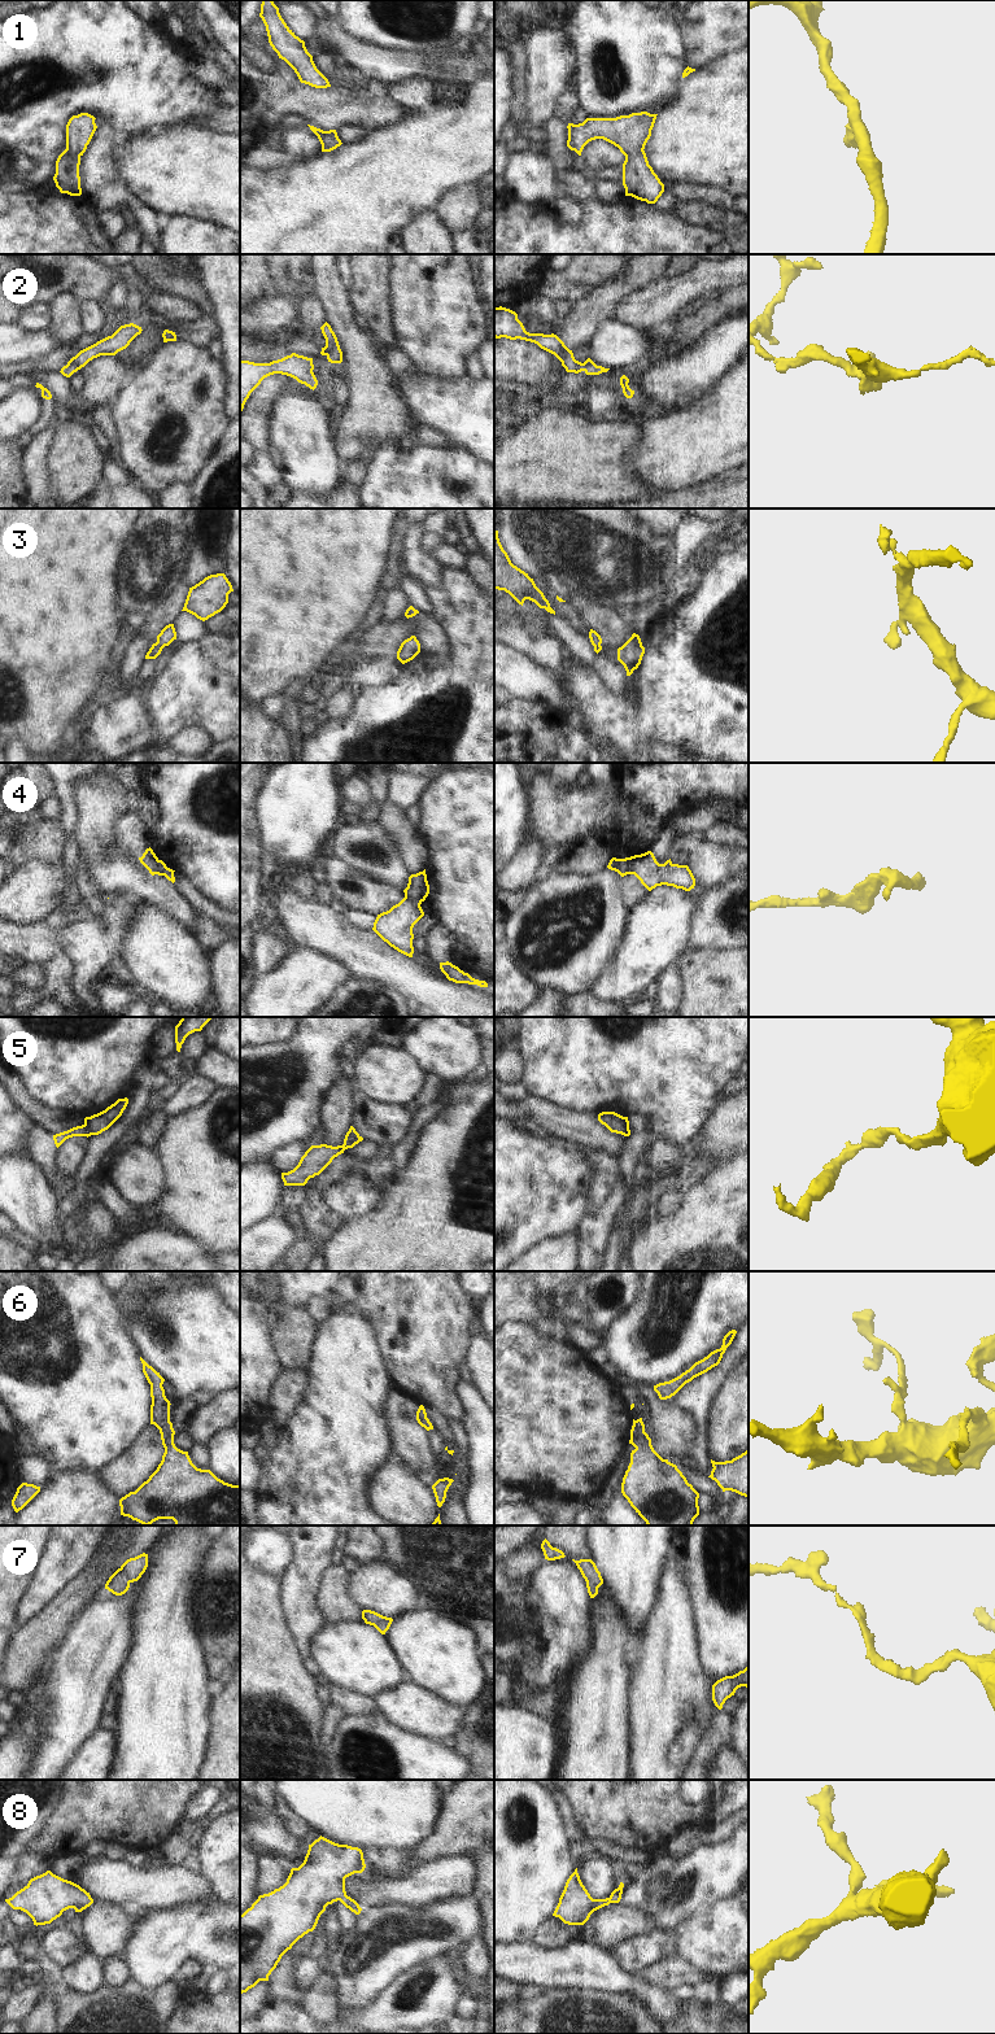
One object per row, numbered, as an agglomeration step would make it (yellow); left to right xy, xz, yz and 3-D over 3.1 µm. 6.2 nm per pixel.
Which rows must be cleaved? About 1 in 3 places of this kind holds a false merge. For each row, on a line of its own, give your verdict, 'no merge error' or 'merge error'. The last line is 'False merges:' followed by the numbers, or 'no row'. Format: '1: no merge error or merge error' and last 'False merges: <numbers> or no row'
1: no merge error
2: no merge error
3: no merge error
4: merge error
5: merge error
6: no merge error
7: no merge error
8: no merge error
False merges: 4, 5

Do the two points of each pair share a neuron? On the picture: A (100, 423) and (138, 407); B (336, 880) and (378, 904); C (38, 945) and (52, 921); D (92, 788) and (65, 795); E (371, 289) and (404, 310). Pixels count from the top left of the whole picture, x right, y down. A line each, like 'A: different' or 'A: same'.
A: different
B: same
C: different
D: different
E: different

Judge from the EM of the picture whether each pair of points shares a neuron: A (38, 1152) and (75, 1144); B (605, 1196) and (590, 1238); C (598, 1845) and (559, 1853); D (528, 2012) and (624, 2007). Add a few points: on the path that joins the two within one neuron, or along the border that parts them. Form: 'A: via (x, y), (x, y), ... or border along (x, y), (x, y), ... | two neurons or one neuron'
A: border along (56, 1148), (56, 1170), (65, 1178) | two neurons
B: via (602, 1207), (601, 1216), (594, 1227) | one neuron
C: border along (568, 1843), (568, 1854), (575, 1862) | two neurons
D: via (551, 2008), (576, 1999), (601, 2004) | one neuron

